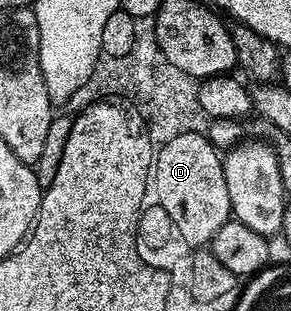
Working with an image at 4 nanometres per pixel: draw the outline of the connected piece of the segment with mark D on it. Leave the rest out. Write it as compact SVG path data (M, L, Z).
M205 132L176 135L167 145L157 150L152 170L152 193L158 196L164 212L175 225L177 236L188 239L191 247L206 247L224 223L231 220L228 183L224 179L224 167L219 150L215 149Z

